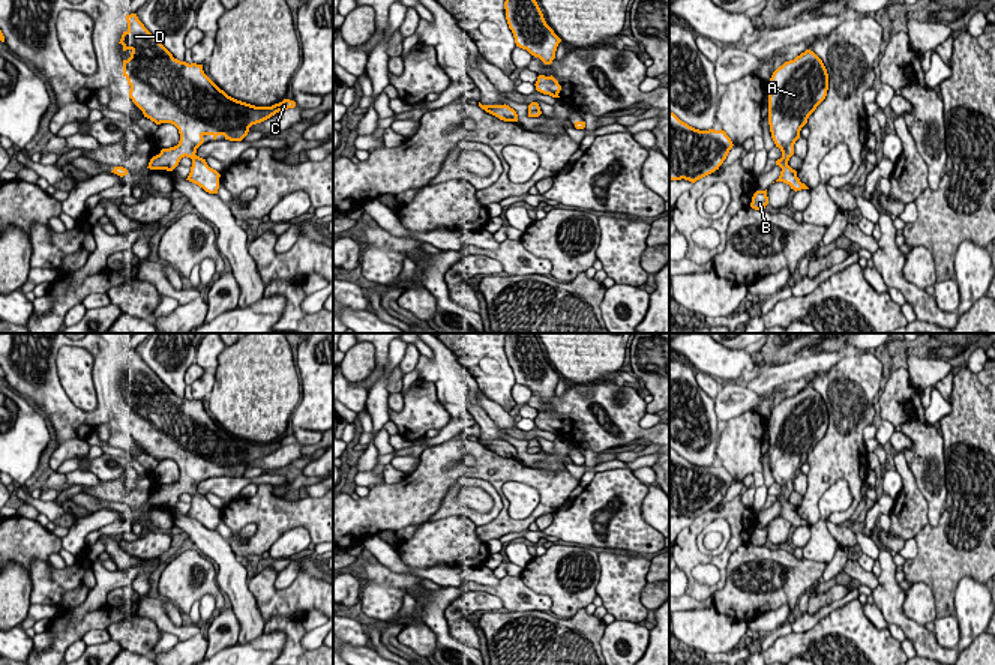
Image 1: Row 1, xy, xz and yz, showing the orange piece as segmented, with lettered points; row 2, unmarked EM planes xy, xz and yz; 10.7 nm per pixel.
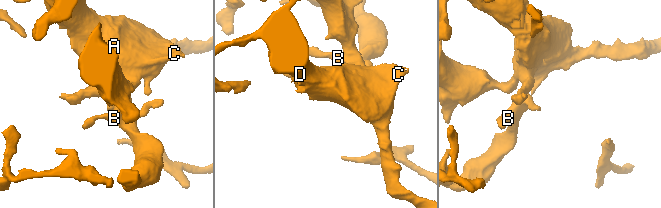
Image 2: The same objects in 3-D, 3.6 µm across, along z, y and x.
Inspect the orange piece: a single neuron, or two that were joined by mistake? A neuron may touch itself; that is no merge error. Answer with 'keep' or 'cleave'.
keep

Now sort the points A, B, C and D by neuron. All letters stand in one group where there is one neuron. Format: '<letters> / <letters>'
A B C D

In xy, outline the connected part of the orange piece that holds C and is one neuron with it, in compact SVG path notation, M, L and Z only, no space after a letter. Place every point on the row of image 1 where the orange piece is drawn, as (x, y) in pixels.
M137 14L126 15L128 30L119 44L131 57L123 60L123 77L131 86L129 98L144 117L156 125L171 123L179 129L177 146L162 149L149 162L150 170L173 171L182 158L191 158L186 180L209 194L218 194L221 174L197 156L204 135L224 135L242 141L252 125L276 113L294 108L284 99L272 107L255 107L228 96L203 71L203 65L180 62L144 27Z

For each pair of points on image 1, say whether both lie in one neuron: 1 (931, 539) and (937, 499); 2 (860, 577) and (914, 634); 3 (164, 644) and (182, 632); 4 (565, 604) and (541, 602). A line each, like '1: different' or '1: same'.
1: different
2: different
3: different
4: different

